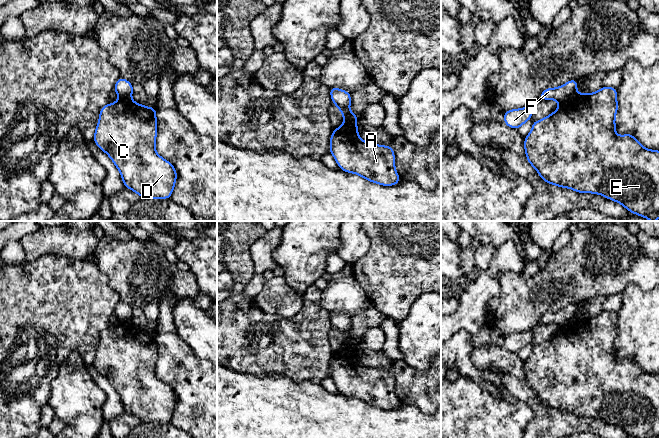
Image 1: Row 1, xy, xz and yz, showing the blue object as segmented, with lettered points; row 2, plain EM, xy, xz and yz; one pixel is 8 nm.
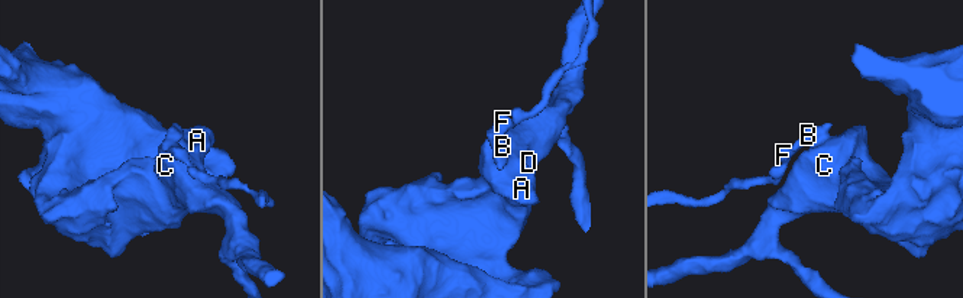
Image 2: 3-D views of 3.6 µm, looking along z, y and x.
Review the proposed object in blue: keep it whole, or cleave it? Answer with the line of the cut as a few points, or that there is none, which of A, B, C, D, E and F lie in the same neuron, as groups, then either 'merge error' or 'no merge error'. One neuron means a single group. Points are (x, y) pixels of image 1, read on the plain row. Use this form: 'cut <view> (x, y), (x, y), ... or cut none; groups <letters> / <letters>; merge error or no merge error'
cut yz (574, 317), (568, 323), (559, 327); groups A C D E / B F; merge error

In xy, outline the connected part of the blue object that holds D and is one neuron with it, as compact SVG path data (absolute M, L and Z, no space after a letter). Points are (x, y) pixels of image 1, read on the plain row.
M119 321L115 327L107 327L99 335L100 341L93 365L118 392L125 412L133 414L141 422L170 423L176 407L177 395L169 385L156 376L156 335L156 332Z

